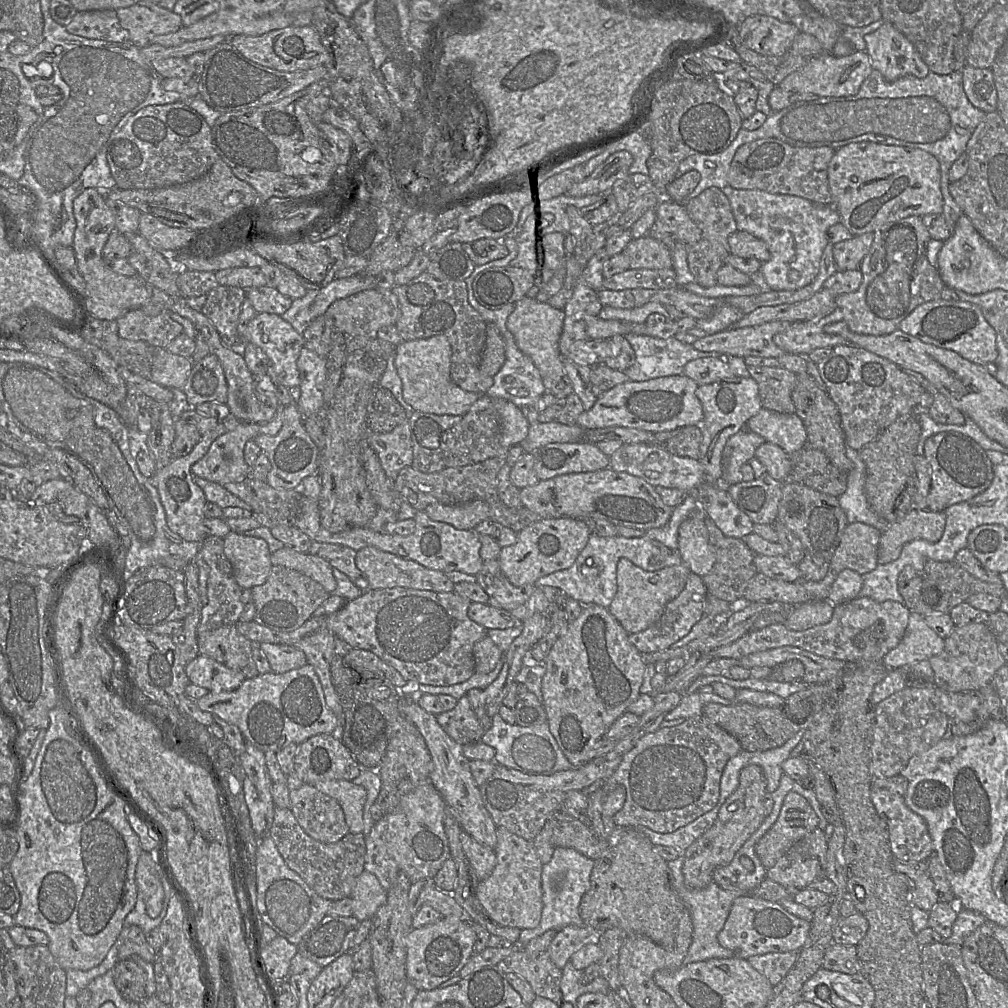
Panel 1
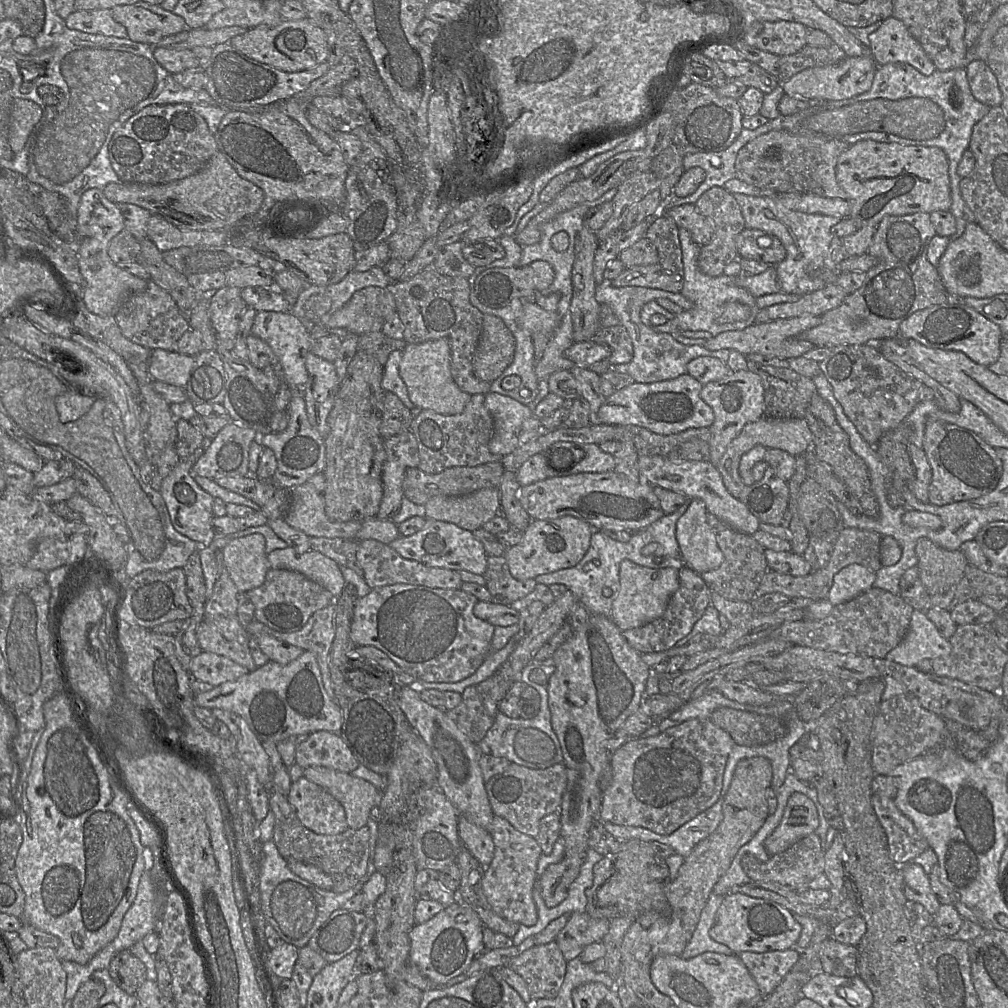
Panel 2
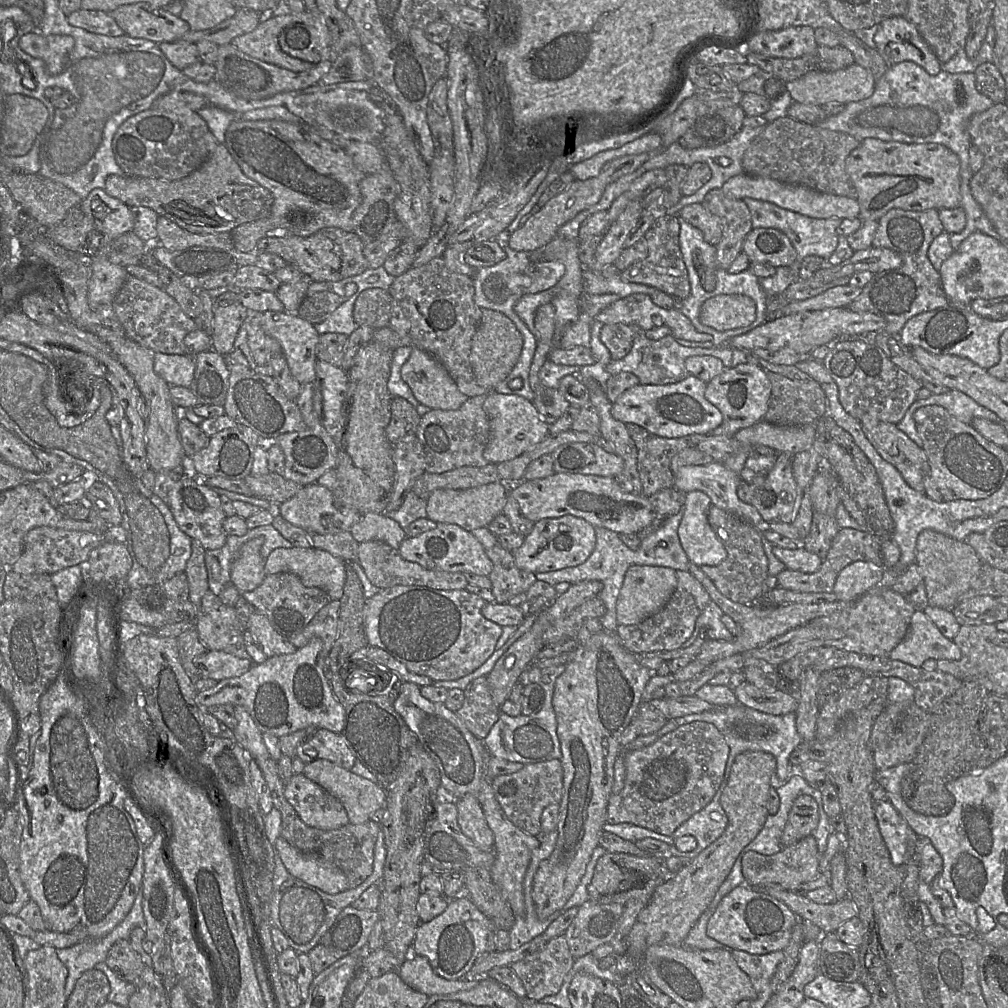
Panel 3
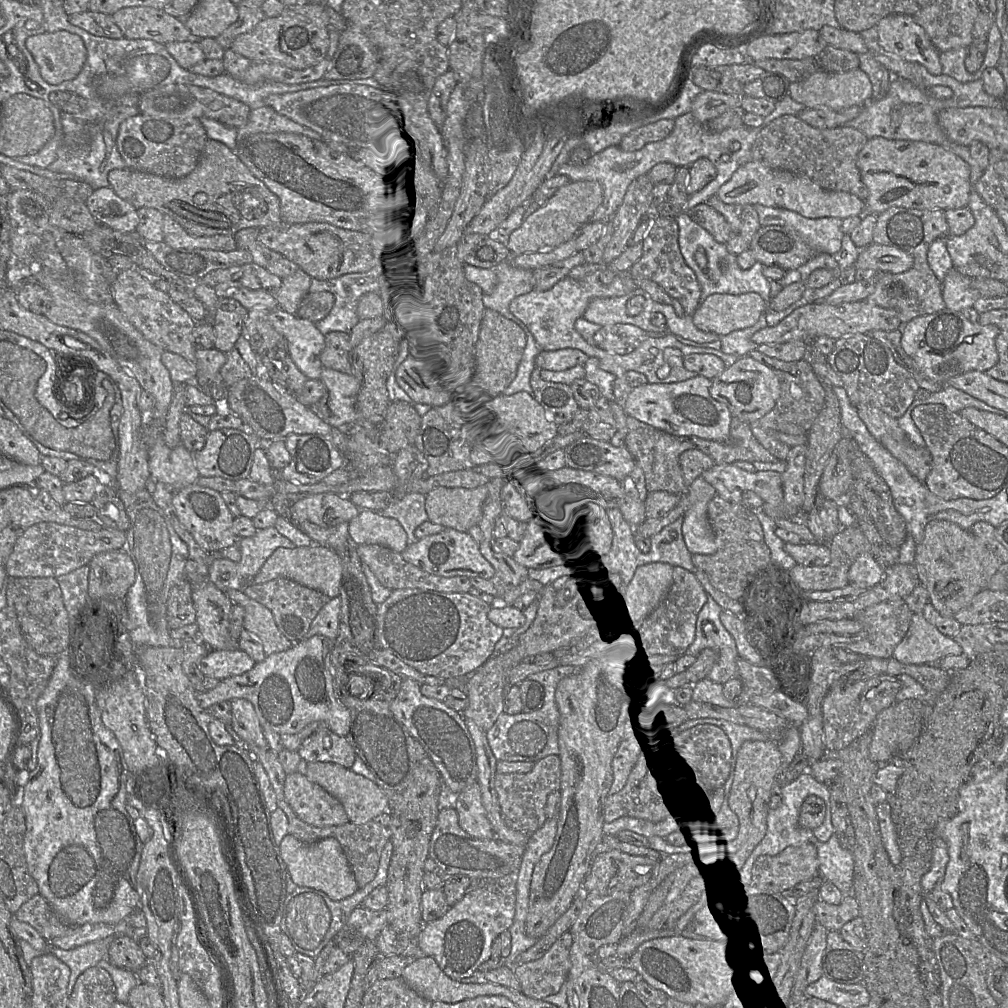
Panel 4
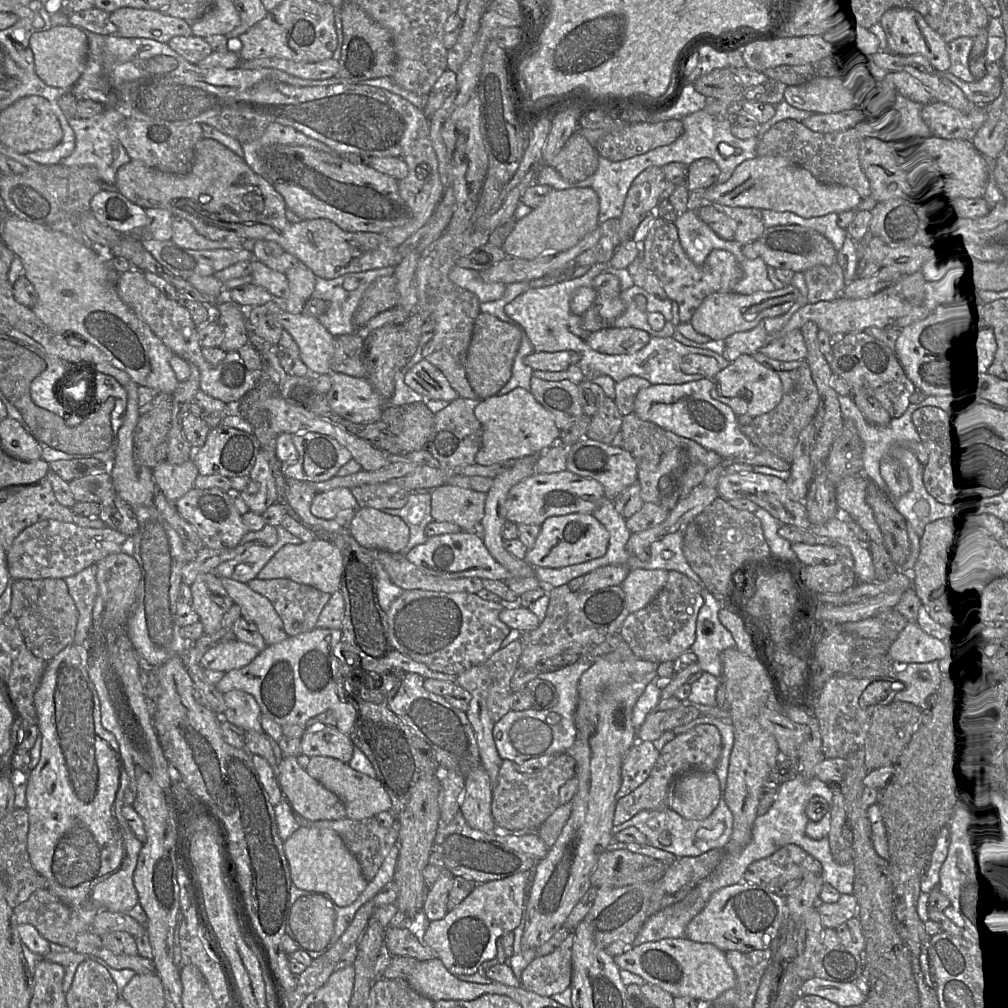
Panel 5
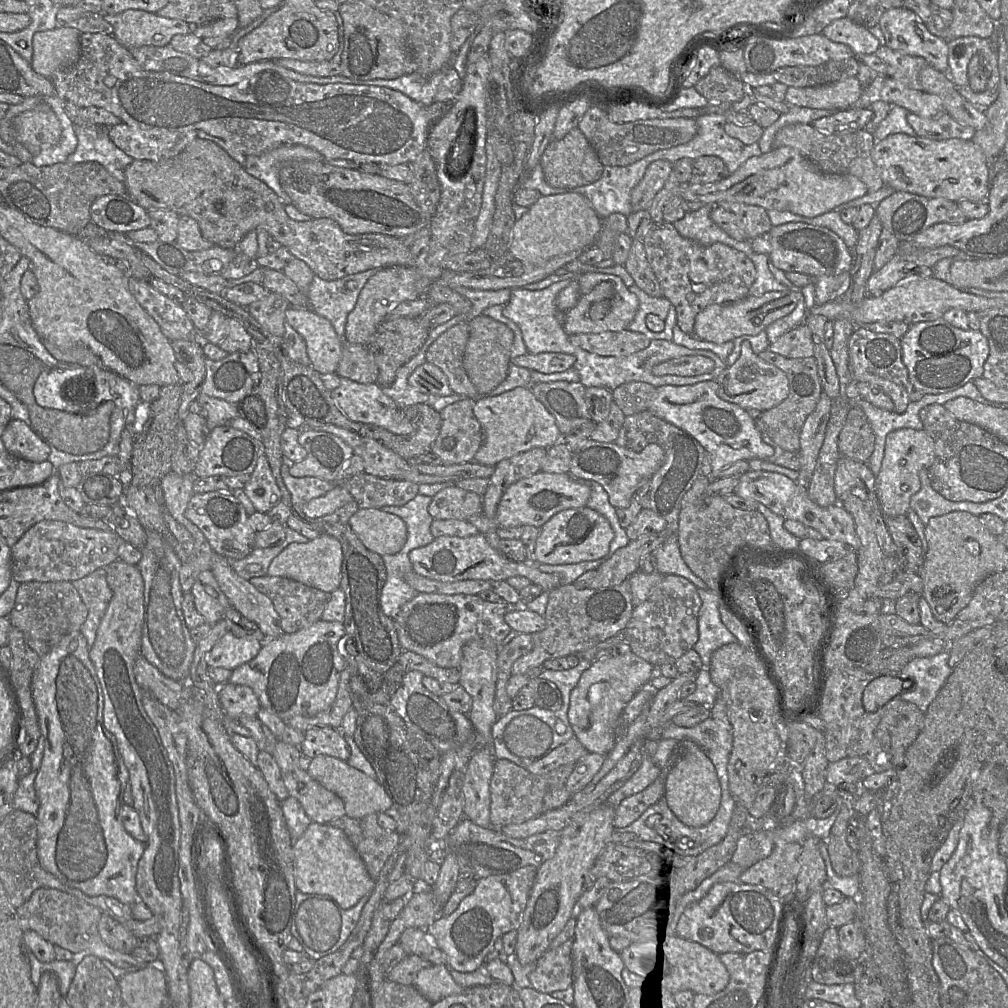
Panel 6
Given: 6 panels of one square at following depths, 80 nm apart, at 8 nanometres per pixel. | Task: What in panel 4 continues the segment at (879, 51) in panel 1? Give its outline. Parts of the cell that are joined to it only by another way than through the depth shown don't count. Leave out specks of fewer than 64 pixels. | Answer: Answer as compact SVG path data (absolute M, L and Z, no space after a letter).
M891 14L878 24L878 42L882 51L906 61L923 65L930 74L942 74L940 52L912 15Z

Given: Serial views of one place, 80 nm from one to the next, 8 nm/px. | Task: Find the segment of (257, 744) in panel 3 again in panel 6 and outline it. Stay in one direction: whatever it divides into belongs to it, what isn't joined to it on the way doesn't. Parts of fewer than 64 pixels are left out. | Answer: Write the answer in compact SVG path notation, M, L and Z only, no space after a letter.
M226 682L219 686L218 695L225 714L232 720L243 716L257 716L261 708L254 691L245 685Z

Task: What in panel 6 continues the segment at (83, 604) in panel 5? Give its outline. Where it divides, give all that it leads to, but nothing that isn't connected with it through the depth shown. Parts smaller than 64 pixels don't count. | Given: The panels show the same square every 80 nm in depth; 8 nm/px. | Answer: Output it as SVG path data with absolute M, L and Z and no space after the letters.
M99 568L71 583L78 591L88 610L87 618L82 624L80 632L85 637L88 647L91 648L95 642L101 619L113 595L106 580L106 570Z

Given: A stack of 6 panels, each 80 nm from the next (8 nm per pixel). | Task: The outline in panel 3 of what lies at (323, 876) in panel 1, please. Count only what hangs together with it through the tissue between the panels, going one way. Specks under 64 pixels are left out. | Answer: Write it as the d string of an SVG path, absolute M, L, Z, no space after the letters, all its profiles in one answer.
M257 758L256 761L269 787L273 805L281 813L281 837L301 852L318 854L336 865L346 876L348 889L362 884L373 871L374 848L377 837L382 832L381 824L369 820L359 825L349 823L333 830L322 830L305 824L285 797L285 784L279 776L278 761L272 758Z

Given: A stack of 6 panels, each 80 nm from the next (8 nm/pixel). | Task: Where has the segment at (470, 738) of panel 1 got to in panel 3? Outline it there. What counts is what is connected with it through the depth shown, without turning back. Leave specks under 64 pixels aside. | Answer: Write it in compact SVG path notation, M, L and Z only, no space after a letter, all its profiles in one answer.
M486 677L476 678L467 686L464 703L456 712L469 731L482 741L501 714L500 707L492 699Z

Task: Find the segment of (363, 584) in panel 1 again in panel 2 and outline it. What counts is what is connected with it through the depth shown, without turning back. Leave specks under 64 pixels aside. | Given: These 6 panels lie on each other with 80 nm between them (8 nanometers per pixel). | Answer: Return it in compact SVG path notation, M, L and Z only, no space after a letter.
M309 537L310 549L318 551L334 560L340 567L347 567L363 577L363 571L358 565L356 539Z

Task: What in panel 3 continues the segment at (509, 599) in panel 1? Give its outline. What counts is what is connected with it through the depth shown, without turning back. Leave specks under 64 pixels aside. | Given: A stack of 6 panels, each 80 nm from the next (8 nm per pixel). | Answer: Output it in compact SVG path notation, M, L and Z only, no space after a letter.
M499 543L485 549L485 554L493 563L493 570L488 578L492 583L491 591L495 603L506 604L512 597L526 593L537 581L534 573L519 569L513 555Z

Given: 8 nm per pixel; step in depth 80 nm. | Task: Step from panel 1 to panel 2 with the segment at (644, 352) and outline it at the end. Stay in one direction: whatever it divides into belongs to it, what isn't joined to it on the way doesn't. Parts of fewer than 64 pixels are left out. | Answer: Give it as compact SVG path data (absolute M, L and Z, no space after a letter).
M631 318L630 320L620 320L620 325L626 329L630 336L633 346L633 358L629 363L612 366L612 369L616 372L628 374L636 383L646 384L675 379L687 374L687 364L699 357L717 358L727 365L730 354L728 350L709 351L698 345L683 345L670 334L655 332L652 326L646 326L642 323L639 328Z

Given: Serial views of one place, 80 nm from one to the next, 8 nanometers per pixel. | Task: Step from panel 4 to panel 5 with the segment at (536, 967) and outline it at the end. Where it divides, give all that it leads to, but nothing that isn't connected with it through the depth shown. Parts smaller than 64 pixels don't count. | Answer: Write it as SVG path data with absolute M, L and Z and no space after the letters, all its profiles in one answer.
M574 931L550 954L537 956L521 974L521 986L540 996L551 997L571 986Z

